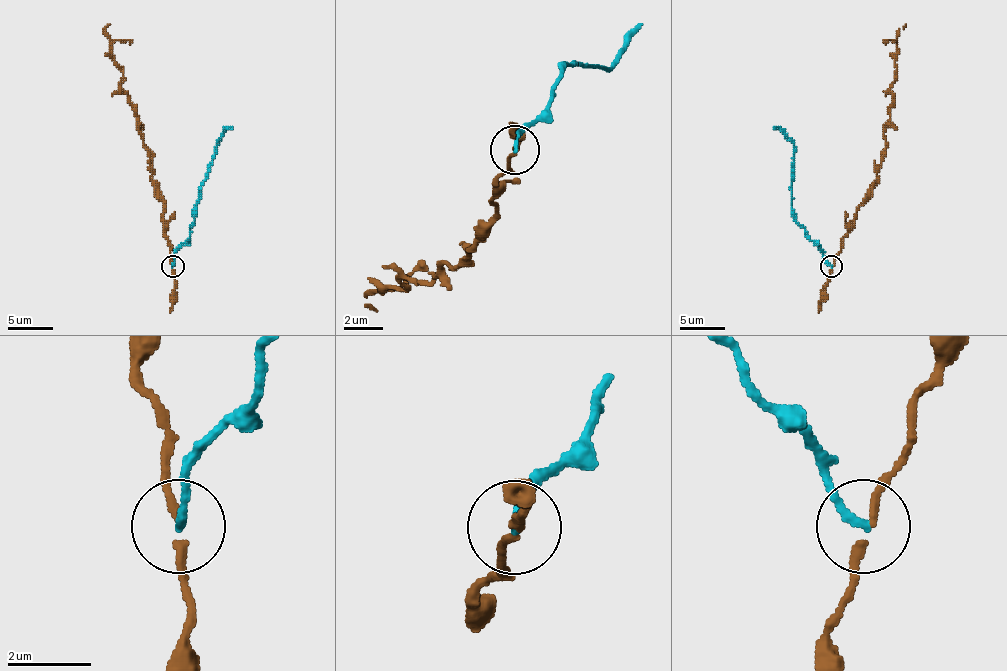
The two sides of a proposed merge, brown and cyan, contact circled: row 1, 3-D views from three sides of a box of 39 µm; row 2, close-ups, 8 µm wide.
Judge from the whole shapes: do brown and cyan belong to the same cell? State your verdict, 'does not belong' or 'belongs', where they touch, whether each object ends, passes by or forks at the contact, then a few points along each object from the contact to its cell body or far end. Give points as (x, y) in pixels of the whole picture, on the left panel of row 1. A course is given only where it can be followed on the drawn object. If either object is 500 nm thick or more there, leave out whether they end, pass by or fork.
does not belong; place (173, 266); brown passes by; cyan ends; course brown (172, 265), (163, 203), (152, 178), (136, 107), (121, 87), (123, 71), (114, 60), (105, 29), (109, 24); course cyan (172, 265), (174, 252), (190, 238), (199, 187), (214, 147), (223, 131), (232, 127)

